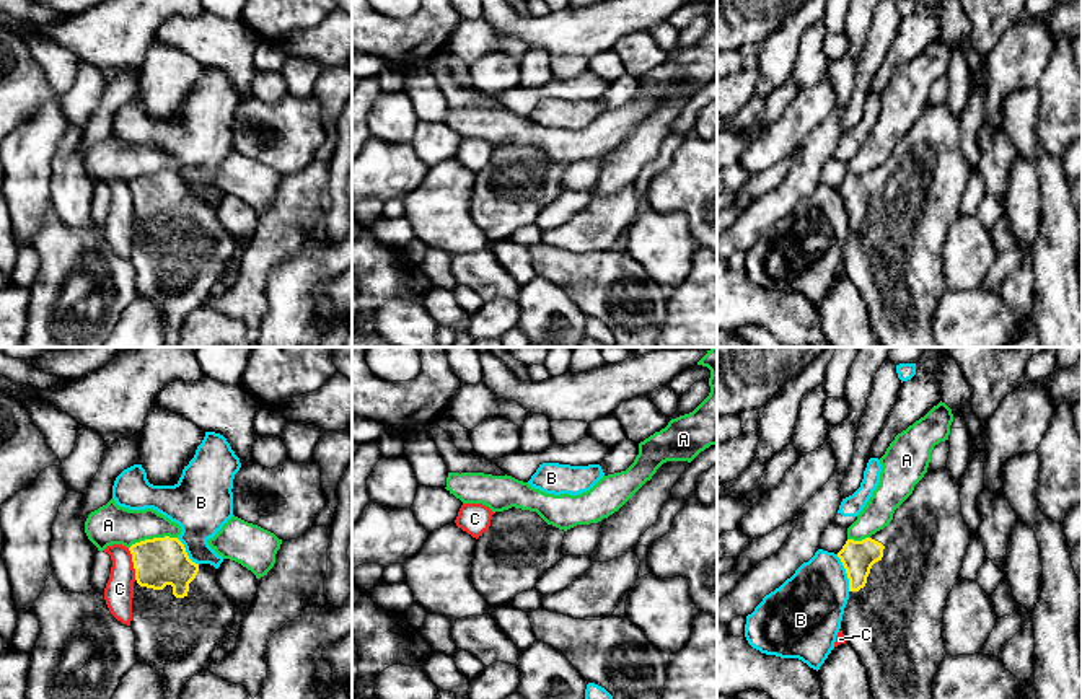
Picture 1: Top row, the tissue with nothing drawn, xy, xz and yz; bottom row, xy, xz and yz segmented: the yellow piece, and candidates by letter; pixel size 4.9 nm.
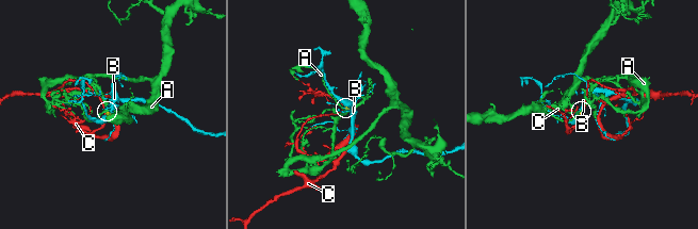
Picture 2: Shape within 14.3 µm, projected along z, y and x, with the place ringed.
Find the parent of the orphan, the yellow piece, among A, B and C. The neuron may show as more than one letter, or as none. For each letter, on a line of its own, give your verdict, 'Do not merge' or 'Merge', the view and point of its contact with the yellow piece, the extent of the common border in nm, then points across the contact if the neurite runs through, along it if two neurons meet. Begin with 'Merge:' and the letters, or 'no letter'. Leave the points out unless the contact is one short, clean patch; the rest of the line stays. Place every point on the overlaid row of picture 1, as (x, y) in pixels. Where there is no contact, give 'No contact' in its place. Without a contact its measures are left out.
Merge: no letter
A: Do not merge. Touches yellow at xy (153, 538). Shared border 240 nm. Boundary: xy (176, 536), (145, 538), (129, 548)
B: Do not merge. Touches yellow at yz (846, 572). Shared border 200 nm. Boundary: yz (836, 554), (844, 569), (849, 590)
C: Do not merge. Touches yellow at xy (134, 564). Shared border 170 nm. Boundary: xy (127, 548), (136, 579)

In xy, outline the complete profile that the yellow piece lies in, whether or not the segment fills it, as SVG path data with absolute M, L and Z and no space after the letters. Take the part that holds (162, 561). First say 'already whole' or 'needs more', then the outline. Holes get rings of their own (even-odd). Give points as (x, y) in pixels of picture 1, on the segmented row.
needs more; M153 538L129 547L135 569L132 621L137 662L155 666L165 681L165 699L179 699L184 684L210 665L210 655L235 619L231 600L217 583L217 569L189 559L178 538Z

